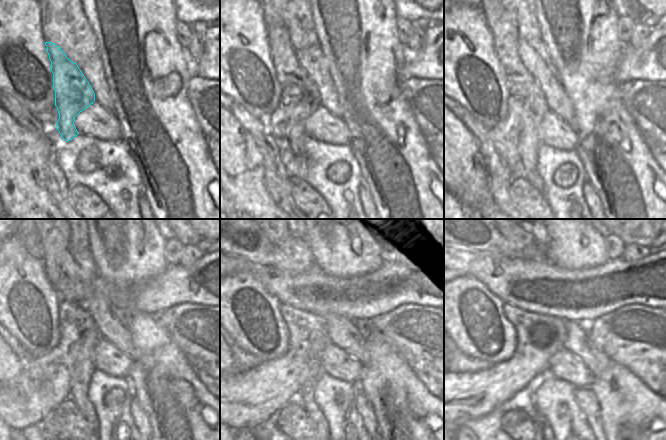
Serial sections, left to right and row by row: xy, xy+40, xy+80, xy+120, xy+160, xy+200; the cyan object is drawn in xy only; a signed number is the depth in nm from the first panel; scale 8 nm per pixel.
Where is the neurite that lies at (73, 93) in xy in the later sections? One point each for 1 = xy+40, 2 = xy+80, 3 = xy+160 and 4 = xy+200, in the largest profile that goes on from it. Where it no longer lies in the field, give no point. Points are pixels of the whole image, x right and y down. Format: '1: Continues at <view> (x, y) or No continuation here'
1: Continues at xy+40 (300, 98)
2: Continues at xy+80 (516, 139)
3: Continues at xy+160 (245, 399)
4: Continues at xy+200 (469, 395)

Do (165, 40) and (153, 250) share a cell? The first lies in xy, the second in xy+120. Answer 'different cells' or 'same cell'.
same cell

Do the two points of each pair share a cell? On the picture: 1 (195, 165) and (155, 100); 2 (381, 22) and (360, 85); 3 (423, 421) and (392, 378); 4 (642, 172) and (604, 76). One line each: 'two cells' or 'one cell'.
1: one cell
2: one cell
3: one cell
4: one cell

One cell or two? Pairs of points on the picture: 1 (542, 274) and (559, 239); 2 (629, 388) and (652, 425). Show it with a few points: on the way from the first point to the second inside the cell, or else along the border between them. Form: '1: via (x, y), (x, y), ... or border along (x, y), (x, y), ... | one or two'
1: border along (543, 255), (552, 263), (570, 270) | two
2: via (629, 397), (629, 402), (643, 416) | one

